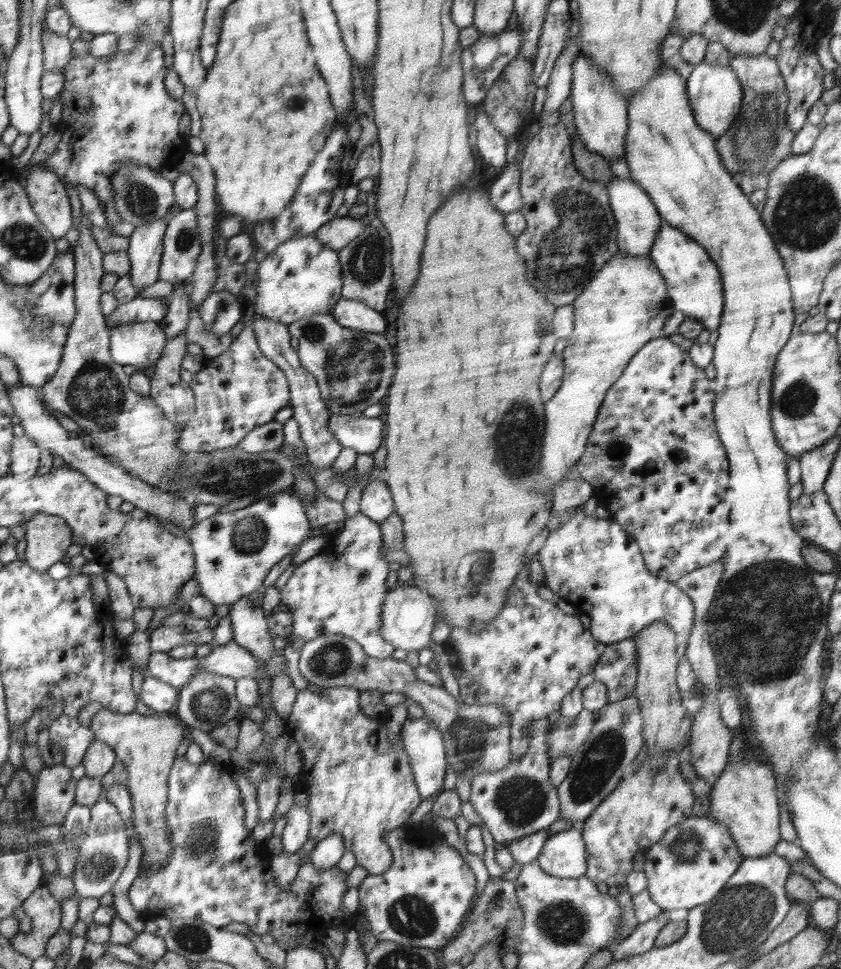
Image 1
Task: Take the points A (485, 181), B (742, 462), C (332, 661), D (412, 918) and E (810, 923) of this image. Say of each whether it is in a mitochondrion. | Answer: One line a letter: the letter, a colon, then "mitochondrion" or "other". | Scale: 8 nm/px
A: other
B: other
C: mitochondrion
D: mitochondrion
E: other

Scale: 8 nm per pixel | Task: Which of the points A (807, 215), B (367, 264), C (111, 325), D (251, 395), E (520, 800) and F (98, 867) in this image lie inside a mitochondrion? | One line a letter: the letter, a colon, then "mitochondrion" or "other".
A: mitochondrion
B: mitochondrion
C: other
D: other
E: mitochondrion
F: mitochondrion

